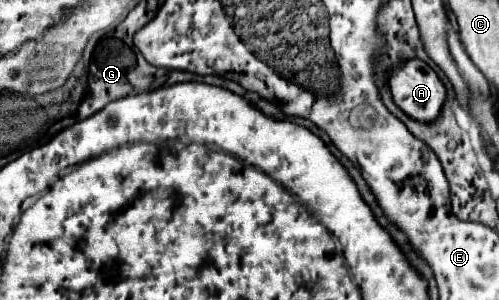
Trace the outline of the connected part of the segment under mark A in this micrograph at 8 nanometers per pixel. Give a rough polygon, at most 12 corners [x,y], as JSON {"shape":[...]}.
{"shape":[[422,60],[390,74],[392,98],[420,122],[446,100],[438,74]]}

